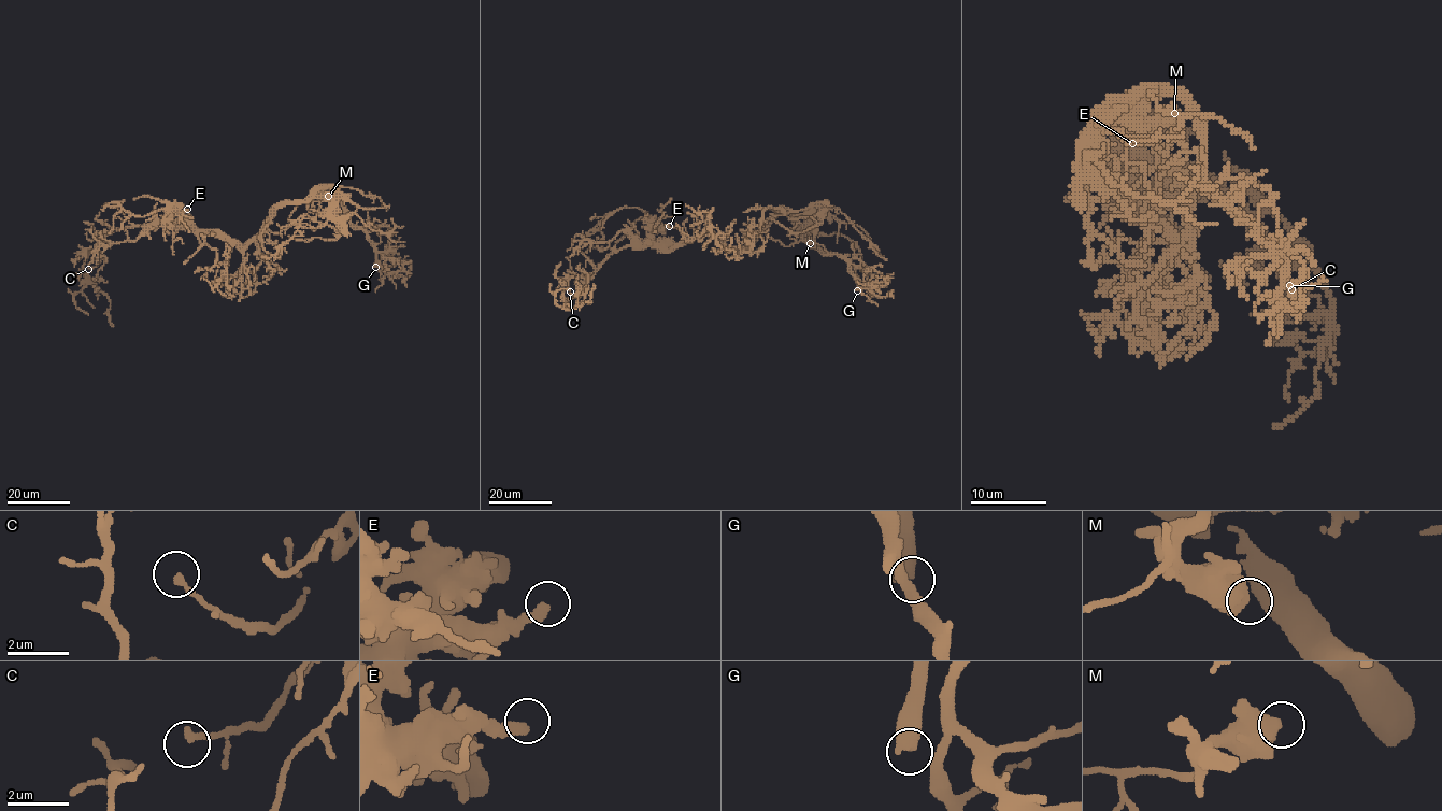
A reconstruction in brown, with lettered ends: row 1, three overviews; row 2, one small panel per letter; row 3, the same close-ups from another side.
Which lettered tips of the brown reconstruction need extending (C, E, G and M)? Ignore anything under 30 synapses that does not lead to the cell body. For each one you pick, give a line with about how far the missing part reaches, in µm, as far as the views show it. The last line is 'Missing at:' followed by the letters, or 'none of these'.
G: missing 160 µm
Missing at: G

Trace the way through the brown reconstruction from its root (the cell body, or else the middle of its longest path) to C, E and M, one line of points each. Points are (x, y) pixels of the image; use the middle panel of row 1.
C: (723, 243), (715, 237), (705, 235), (668, 250), (624, 246), (605, 259), (585, 283), (580, 297), (570, 292)
E: (723, 243), (709, 235), (677, 244), (652, 240), (652, 235), (659, 227), (669, 226)
M: (723, 243), (726, 247), (746, 246), (783, 212), (803, 217), (803, 238), (810, 243)

